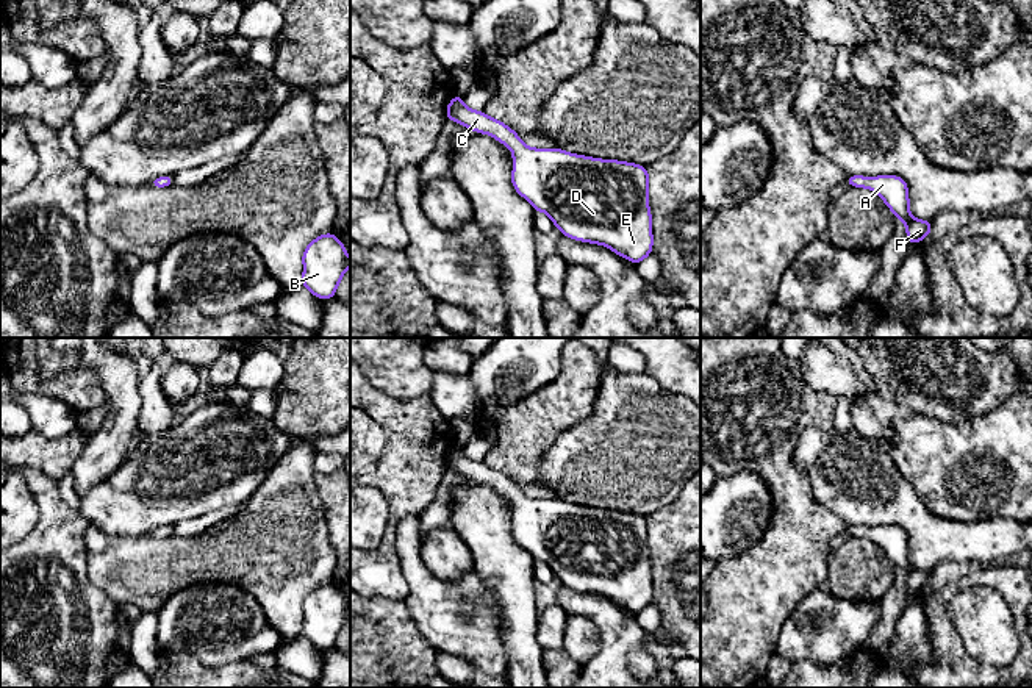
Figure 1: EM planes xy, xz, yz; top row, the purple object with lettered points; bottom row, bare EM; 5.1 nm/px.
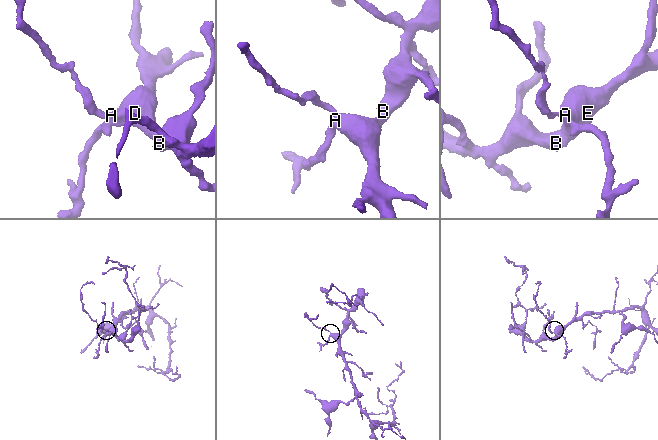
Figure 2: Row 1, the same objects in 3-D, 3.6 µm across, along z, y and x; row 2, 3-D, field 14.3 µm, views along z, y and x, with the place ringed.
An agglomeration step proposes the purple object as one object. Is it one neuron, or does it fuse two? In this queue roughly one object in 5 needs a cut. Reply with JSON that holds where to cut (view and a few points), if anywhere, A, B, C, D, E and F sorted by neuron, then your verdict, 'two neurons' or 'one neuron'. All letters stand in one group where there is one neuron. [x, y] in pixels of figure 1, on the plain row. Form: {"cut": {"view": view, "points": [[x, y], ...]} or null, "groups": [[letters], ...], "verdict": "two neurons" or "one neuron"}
{"cut": null, "groups": [["A", "B", "C", "D", "E", "F"]], "verdict": "one neuron"}

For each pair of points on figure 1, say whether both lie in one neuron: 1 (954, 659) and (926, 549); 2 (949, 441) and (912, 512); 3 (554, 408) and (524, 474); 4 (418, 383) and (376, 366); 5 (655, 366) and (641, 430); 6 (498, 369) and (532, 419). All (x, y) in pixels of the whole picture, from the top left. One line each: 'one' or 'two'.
1: two
2: two
3: one
4: one
5: two
6: two

